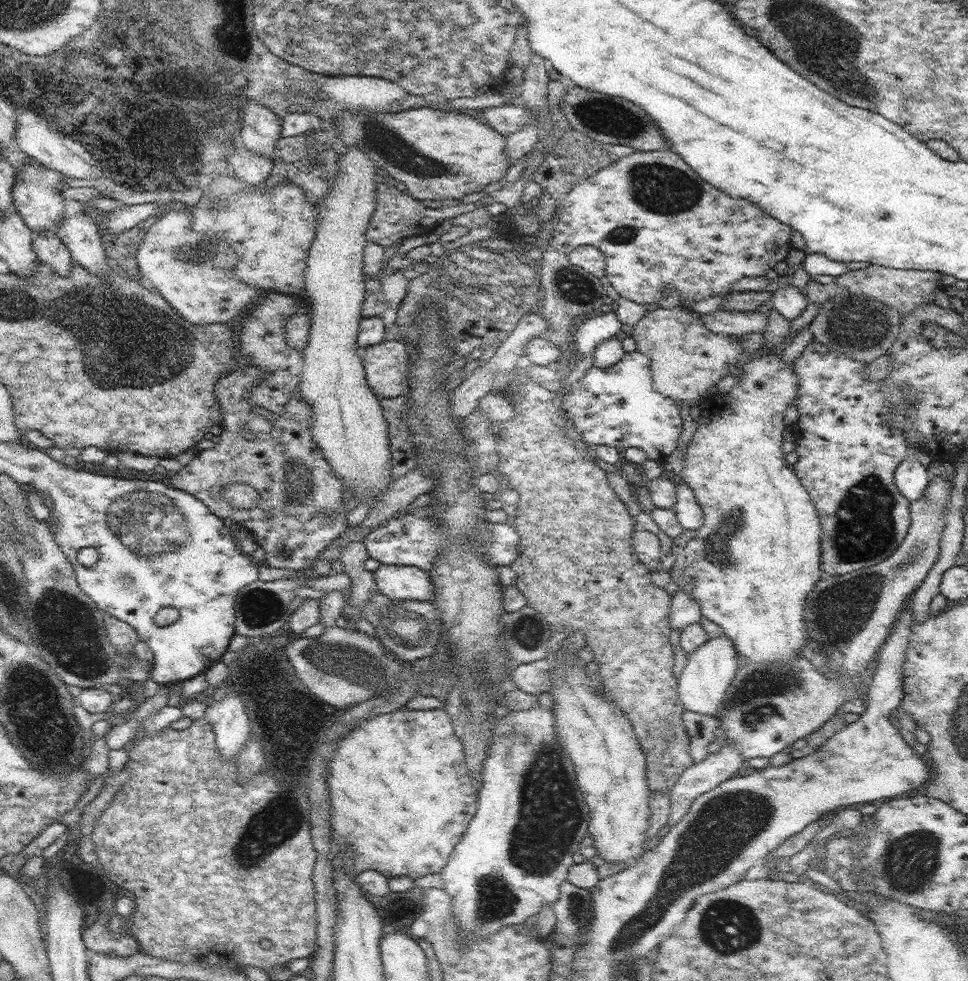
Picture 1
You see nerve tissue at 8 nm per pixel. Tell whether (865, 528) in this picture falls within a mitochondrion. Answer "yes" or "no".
yes

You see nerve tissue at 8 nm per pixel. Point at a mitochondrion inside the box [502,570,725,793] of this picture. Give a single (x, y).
(526, 630)

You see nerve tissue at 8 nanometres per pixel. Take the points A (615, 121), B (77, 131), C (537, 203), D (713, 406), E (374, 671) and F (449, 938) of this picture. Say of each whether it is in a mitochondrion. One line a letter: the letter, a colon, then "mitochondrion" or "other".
A: mitochondrion
B: other
C: other
D: other
E: mitochondrion
F: mitochondrion

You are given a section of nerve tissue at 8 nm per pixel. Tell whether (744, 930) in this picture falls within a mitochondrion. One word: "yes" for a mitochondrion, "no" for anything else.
yes

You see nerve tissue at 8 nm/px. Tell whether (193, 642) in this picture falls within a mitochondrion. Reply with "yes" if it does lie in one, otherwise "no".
no

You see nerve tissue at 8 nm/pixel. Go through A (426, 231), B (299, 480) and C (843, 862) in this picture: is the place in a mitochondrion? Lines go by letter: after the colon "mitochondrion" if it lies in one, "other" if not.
A: other
B: mitochondrion
C: other

